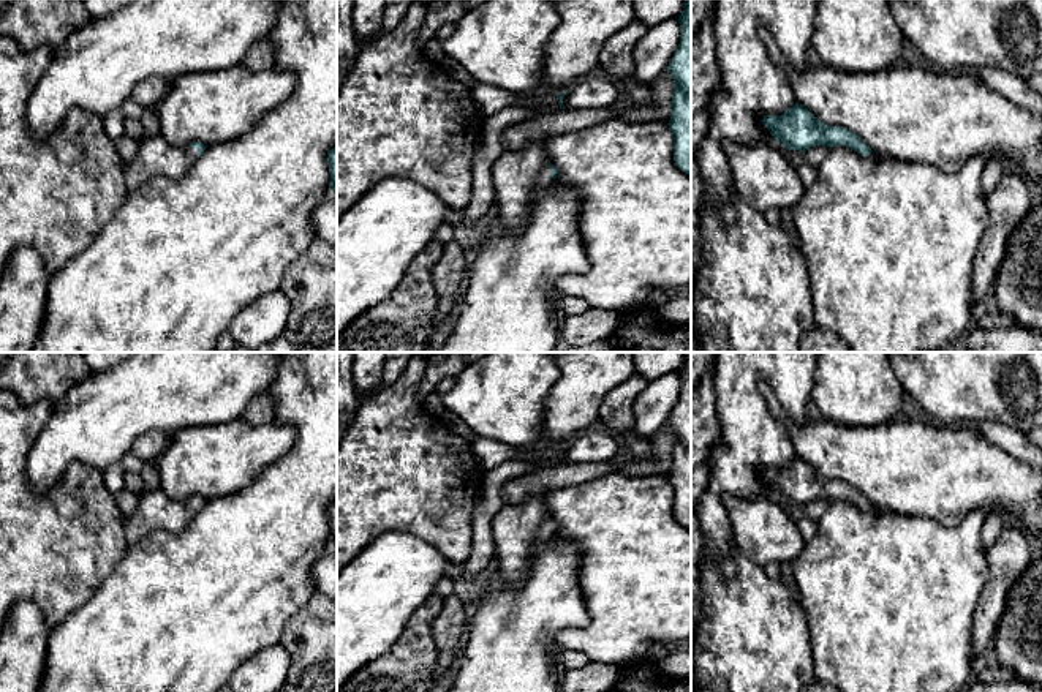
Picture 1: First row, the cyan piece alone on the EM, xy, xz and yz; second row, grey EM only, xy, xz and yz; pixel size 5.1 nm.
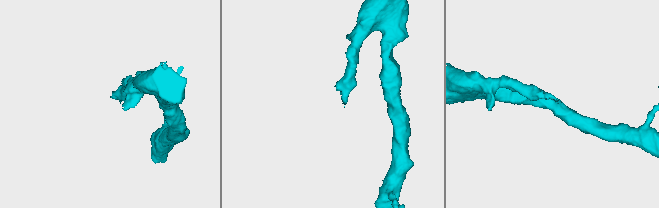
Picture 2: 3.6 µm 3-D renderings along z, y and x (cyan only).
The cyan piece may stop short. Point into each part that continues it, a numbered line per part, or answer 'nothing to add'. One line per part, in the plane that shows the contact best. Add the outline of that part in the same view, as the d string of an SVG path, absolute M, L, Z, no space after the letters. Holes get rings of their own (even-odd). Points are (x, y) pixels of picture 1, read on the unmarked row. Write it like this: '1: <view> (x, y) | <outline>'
1: xz (519, 530) | M542 495L504 506L492 520L492 532L501 588L515 589L525 581L536 548L555 536Z

